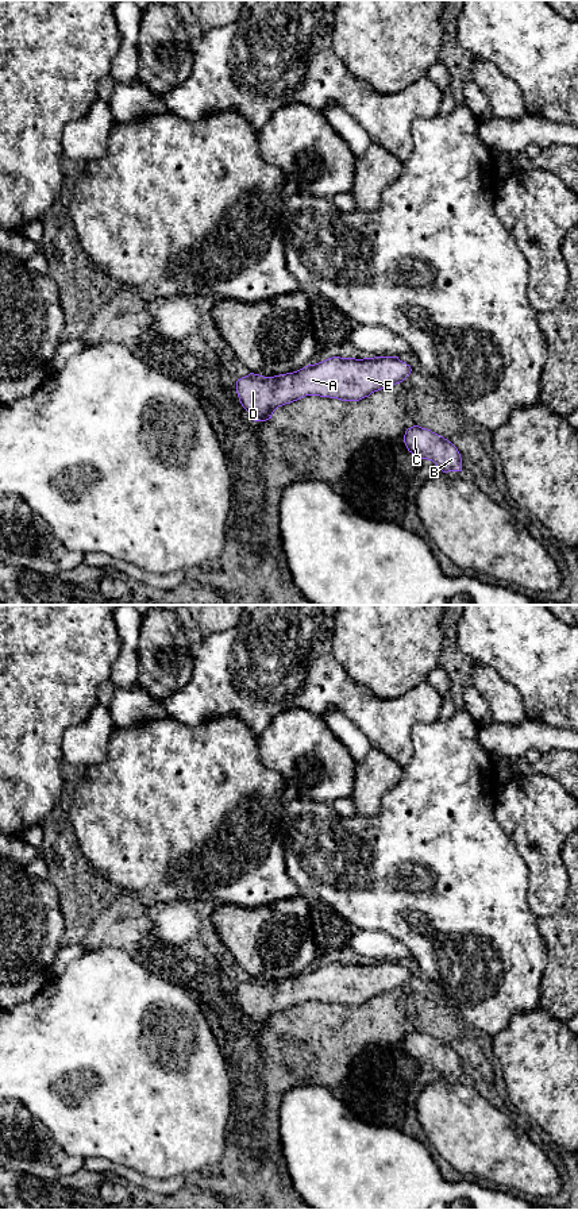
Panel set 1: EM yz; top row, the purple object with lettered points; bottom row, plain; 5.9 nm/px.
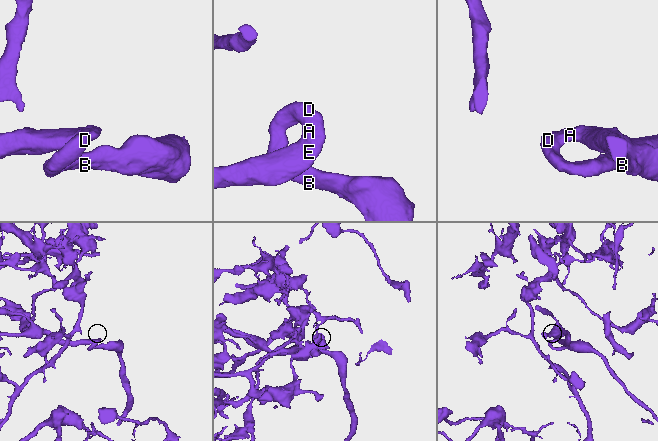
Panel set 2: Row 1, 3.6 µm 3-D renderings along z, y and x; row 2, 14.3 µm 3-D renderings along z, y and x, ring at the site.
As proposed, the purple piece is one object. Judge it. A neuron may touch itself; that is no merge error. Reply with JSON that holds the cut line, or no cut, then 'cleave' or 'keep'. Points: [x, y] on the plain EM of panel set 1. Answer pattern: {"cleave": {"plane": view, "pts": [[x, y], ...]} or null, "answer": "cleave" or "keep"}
{"cleave": {"plane": "yz", "pts": [[262, 982], [284, 998], [286, 1008]]}, "answer": "cleave"}

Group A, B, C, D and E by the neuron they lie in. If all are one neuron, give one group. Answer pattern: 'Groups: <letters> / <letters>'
Groups: A E / B C D

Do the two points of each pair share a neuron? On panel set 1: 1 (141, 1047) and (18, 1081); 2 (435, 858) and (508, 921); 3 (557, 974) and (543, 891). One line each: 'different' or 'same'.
1: same
2: same
3: different

